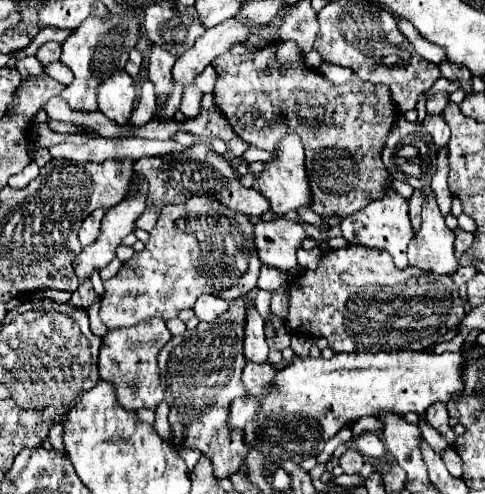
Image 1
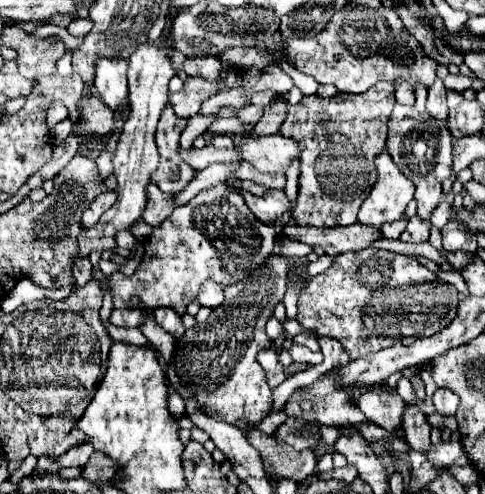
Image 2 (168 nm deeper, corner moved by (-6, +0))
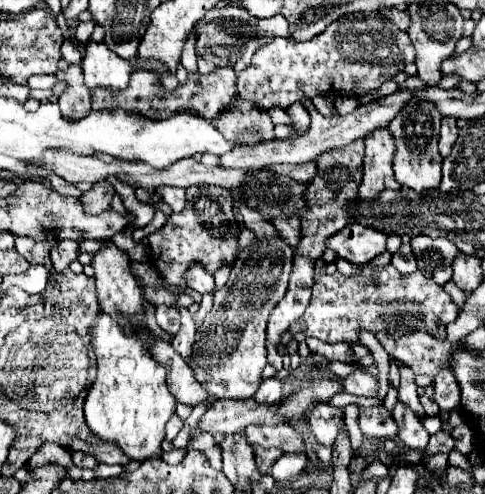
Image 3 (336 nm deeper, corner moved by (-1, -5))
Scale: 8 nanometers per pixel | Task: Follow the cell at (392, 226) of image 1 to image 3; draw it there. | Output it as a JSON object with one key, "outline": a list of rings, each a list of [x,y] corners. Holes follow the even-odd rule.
{"outline":[[[388,126],[376,128],[372,134],[364,138],[364,176],[360,182],[360,198],[376,200],[378,194],[386,188],[400,190],[400,184],[392,172],[392,156],[394,156],[394,140]]]}

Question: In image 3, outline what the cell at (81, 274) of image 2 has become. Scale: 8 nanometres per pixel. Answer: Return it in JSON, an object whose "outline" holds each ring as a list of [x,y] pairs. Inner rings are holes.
{"outline":[[[62,240],[58,242],[52,250],[50,250],[50,260],[54,264],[56,270],[64,270],[68,268],[68,264],[72,260],[76,260],[80,256],[78,252],[78,244],[76,242],[70,242],[70,240]]]}

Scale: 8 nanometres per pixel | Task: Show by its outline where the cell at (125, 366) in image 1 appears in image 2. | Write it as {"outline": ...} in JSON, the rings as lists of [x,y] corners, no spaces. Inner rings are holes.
{"outline":[[[159,307],[159,309],[153,311],[153,317],[155,317],[157,325],[159,325],[161,329],[165,329],[167,333],[171,333],[175,339],[179,339],[179,337],[185,333],[185,327],[183,327],[183,323],[181,323],[181,317],[175,315],[175,313],[171,313],[171,309]]]}

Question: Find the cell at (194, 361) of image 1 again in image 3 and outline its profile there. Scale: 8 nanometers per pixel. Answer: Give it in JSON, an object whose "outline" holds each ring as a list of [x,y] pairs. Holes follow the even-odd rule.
{"outline":[[[240,204],[240,214],[244,218],[244,226],[254,232],[256,240],[238,252],[226,286],[214,294],[214,306],[196,332],[194,356],[188,362],[190,368],[196,370],[196,378],[200,378],[200,382],[206,386],[206,392],[218,398],[252,398],[256,394],[260,386],[260,372],[266,366],[266,322],[270,310],[284,298],[288,290],[288,276],[292,272],[294,256],[294,248],[286,244],[282,234],[270,226],[260,212]]]}

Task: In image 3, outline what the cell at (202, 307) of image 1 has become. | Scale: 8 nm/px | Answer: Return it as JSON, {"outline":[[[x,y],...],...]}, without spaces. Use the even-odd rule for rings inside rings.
{"outline":[[[190,262],[186,266],[184,282],[186,282],[188,288],[192,288],[192,290],[196,290],[200,294],[206,294],[206,292],[214,290],[214,276],[208,274],[206,268],[200,262]]]}

